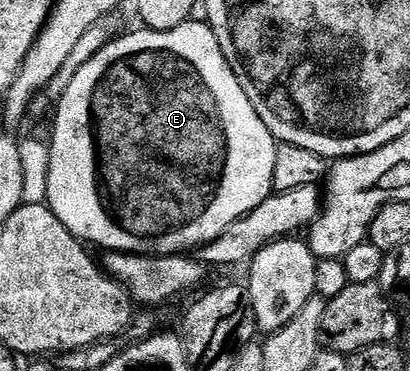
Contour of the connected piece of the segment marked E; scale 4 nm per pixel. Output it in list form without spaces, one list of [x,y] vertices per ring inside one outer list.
[[[190,20],[170,30],[150,30],[140,28],[134,34],[114,37],[102,48],[67,84],[67,88],[59,96],[61,102],[57,106],[57,119],[53,122],[53,138],[49,142],[51,152],[51,172],[49,173],[49,209],[59,216],[59,220],[74,236],[86,244],[94,242],[102,246],[105,252],[122,254],[180,254],[193,252],[205,246],[215,236],[223,236],[235,220],[239,220],[247,212],[259,208],[263,200],[274,193],[273,177],[275,176],[275,152],[279,145],[273,133],[263,124],[259,112],[247,100],[247,92],[235,80],[235,72],[231,72],[231,64],[223,52],[217,39],[217,32],[208,21]]]

